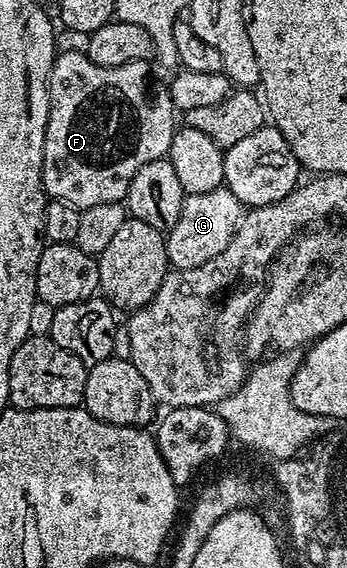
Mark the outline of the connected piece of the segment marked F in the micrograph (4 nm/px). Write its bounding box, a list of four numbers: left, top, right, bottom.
[40,49,178,211]

